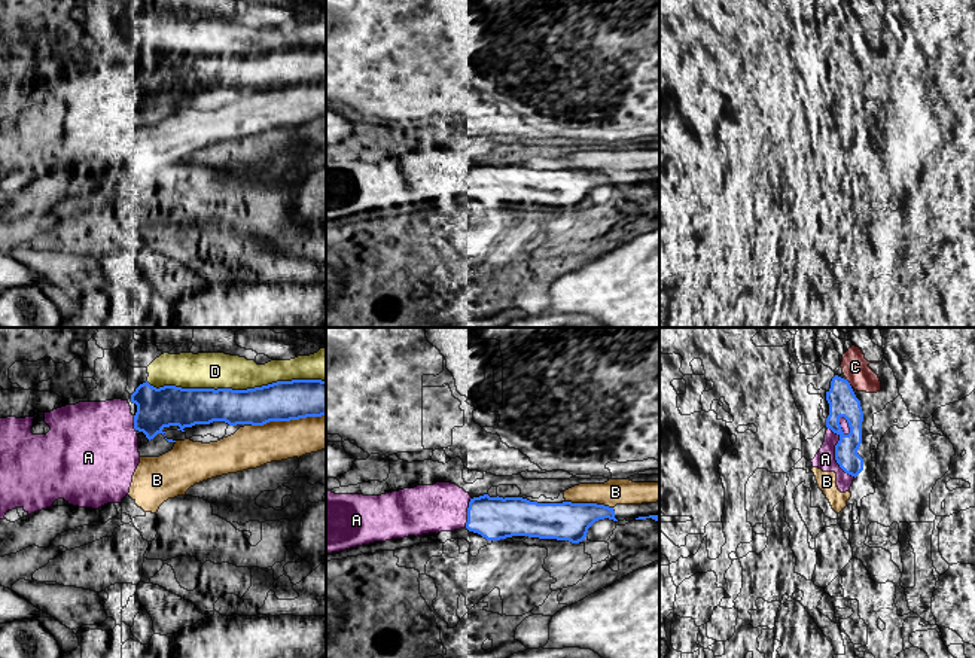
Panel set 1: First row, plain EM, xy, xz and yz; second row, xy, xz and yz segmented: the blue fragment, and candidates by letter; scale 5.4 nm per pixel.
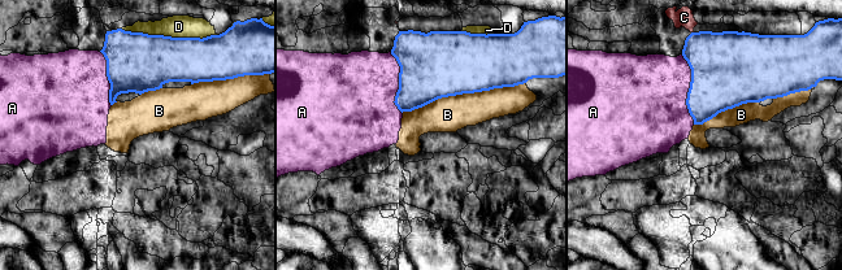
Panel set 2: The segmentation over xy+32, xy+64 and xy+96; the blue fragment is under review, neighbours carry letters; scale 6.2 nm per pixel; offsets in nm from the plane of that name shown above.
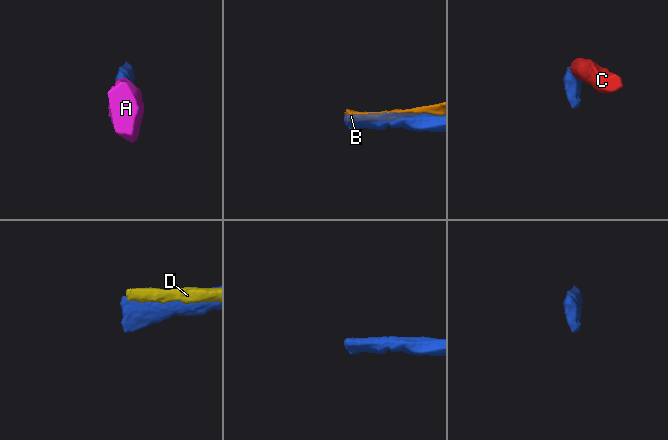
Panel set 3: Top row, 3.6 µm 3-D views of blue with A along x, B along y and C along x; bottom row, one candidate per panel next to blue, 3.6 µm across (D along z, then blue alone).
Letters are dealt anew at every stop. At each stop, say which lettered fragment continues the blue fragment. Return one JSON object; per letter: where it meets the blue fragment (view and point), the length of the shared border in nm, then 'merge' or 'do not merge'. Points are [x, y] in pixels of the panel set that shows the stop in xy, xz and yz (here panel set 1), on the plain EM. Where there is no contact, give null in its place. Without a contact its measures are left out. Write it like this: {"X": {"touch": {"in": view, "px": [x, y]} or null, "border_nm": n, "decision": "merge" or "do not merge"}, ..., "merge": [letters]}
{"A": {"touch": {"in": "yz", "px": [835, 121]}, "border_nm": 300, "decision": "merge"}, "B": {"touch": {"in": "xy", "px": [288, 87]}, "border_nm": 400, "decision": "do not merge"}, "C": {"touch": {"in": "yz", "px": [849, 49]}, "border_nm": 50, "decision": "do not merge"}, "D": {"touch": {"in": "xy", "px": [235, 57]}, "border_nm": 950, "decision": "do not merge"}, "merge": ["A"]}

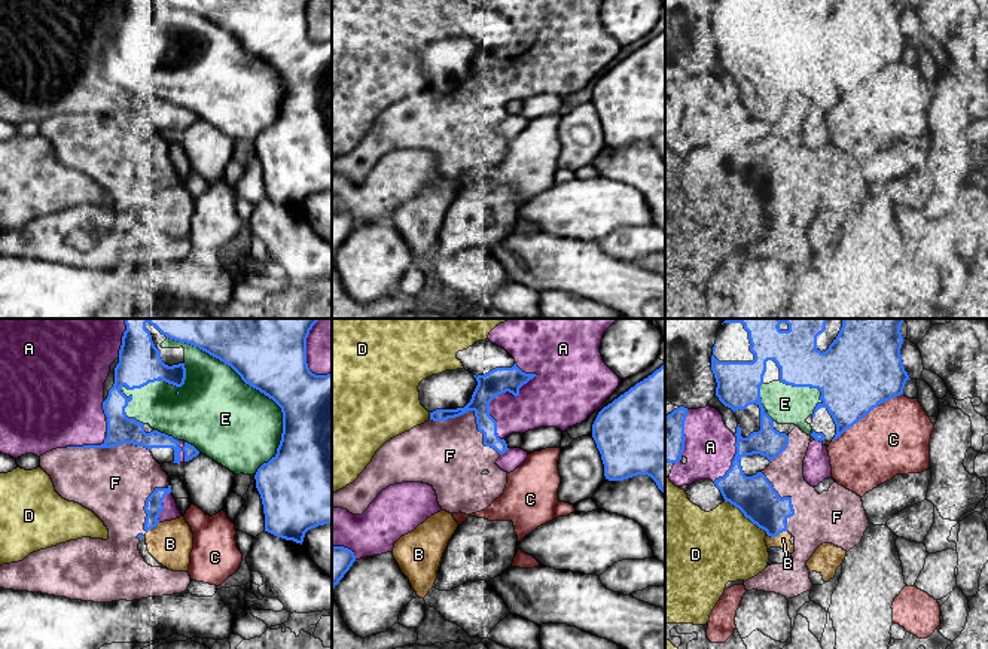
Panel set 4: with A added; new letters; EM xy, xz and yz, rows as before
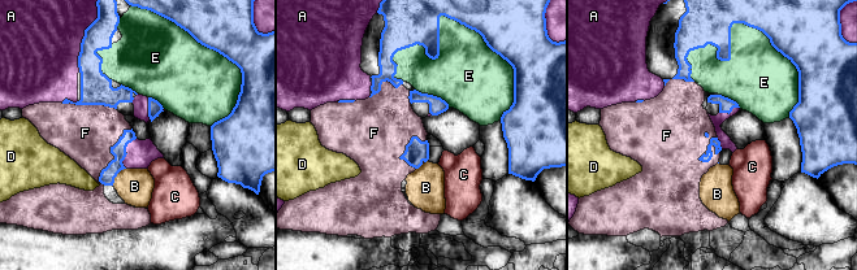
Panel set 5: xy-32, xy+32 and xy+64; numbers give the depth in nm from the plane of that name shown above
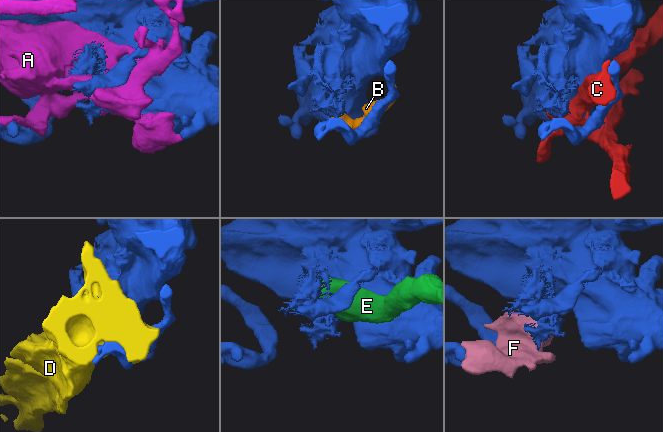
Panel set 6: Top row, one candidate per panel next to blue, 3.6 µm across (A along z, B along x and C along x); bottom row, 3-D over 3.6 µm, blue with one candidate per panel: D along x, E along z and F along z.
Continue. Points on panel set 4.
{"A": {"touch": {"in": "xz", "px": [505, 58]}, "border_nm": 440, "decision": "do not merge"}, "B": {"touch": {"in": "yz", "px": [775, 201]}, "border_nm": 110, "decision": "do not merge"}, "C": {"touch": {"in": "yz", "px": [866, 81]}, "border_nm": 460, "decision": "do not merge"}, "D": {"touch": {"in": "yz", "px": [746, 183]}, "border_nm": 300, "decision": "do not merge"}, "E": {"touch": {"in": "xy", "px": [258, 55]}, "border_nm": 900, "decision": "do not merge"}, "F": {"touch": {"in": "xz", "px": [475, 81]}, "border_nm": 420, "decision": "do not merge"}, "merge": []}

